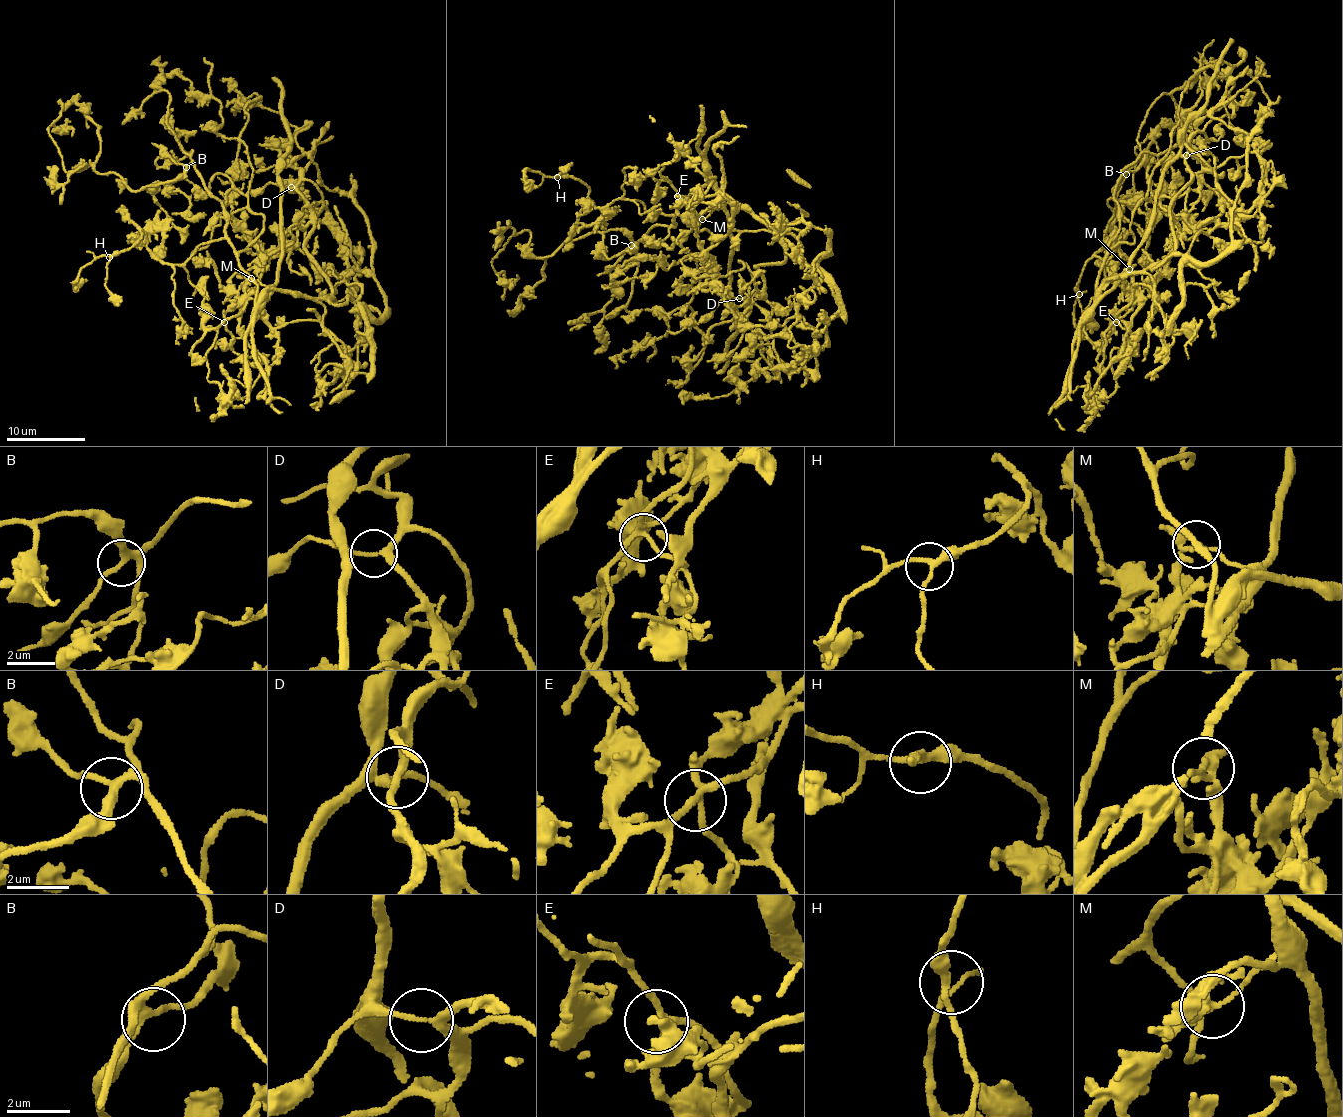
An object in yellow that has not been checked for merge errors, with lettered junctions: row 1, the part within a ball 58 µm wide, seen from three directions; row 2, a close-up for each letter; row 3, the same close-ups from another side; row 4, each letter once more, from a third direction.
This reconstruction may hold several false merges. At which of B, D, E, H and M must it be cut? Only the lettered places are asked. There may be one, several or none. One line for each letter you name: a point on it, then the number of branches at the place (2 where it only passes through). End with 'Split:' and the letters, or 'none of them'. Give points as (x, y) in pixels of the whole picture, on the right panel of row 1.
D: (1186, 155) | 3
M: (1129, 269) | 4
Split: D, M

